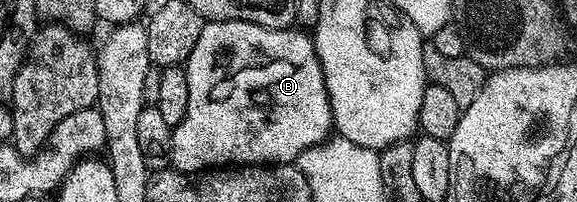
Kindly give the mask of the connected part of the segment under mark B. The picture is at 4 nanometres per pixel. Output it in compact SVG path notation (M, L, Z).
M212 21L203 24L200 39L196 39L196 47L192 47L192 55L184 68L188 75L188 111L184 111L184 119L173 126L170 134L170 165L179 173L201 173L215 167L237 167L239 165L289 165L297 162L299 155L308 147L319 145L331 136L334 120L330 110L330 96L324 83L324 75L320 67L320 59L316 55L314 38L309 32L301 33L301 28L269 29L247 21Z

